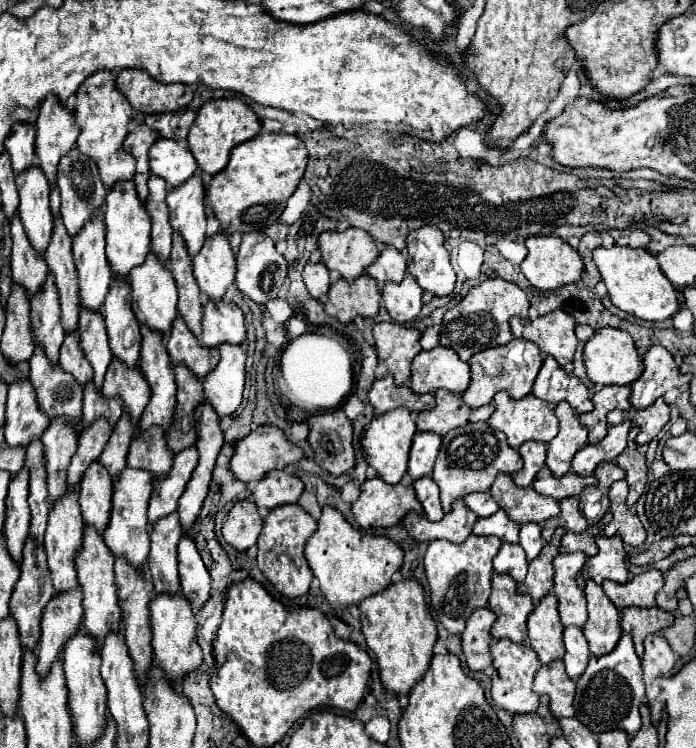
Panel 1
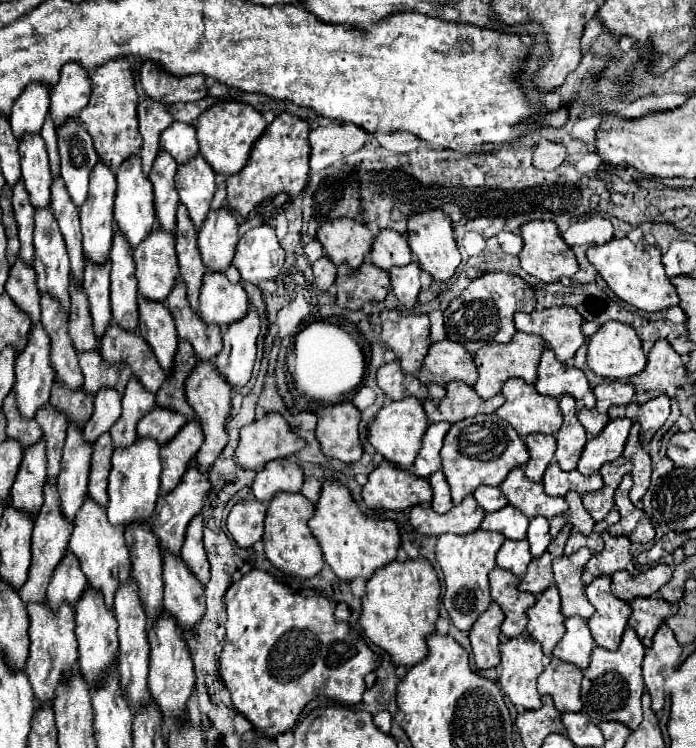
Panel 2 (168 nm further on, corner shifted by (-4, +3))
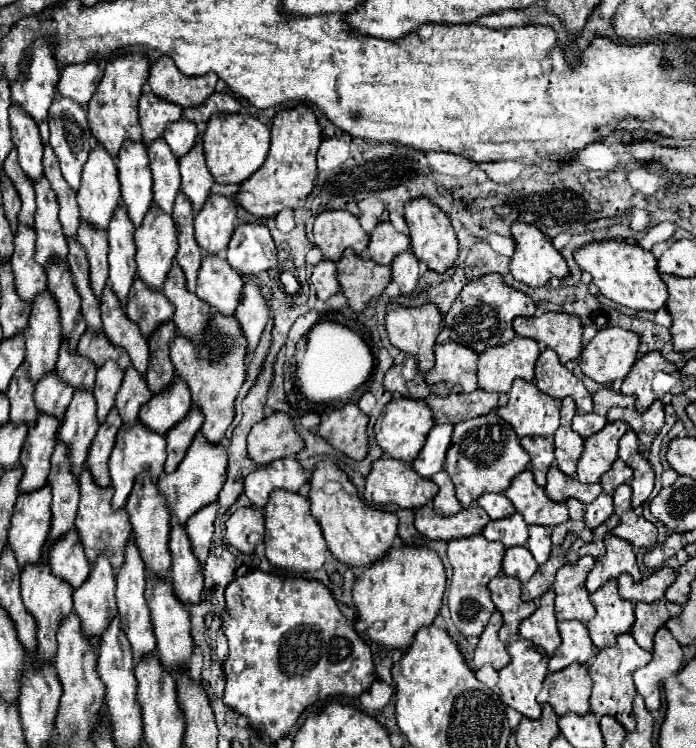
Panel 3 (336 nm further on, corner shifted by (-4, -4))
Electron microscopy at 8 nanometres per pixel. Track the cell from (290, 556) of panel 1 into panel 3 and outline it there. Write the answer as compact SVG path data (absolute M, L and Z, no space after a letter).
M274 490L270 500L264 508L266 520L266 558L272 566L288 570L288 572L312 572L322 568L326 558L326 540L322 536L320 524L310 514L308 498L300 496L298 492L288 490Z

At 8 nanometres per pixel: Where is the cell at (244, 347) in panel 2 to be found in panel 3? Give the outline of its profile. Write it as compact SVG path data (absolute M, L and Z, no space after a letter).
M250 280L242 288L242 302L238 302L238 308L234 312L238 318L244 336L248 340L248 354L254 352L258 346L260 334L268 322L268 304L260 292L260 288Z

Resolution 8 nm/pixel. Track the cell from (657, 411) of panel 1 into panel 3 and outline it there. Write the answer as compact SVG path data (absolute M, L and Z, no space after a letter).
M656 400L646 412L636 412L634 408L612 408L608 412L608 420L622 420L638 434L640 452L648 450L656 434L664 426L664 408L662 402Z

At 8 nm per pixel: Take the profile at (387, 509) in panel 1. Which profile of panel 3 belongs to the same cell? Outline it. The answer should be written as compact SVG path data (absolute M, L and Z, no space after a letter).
M378 458L372 464L372 472L366 478L366 490L364 498L368 504L382 506L382 504L398 504L400 508L420 508L426 506L438 492L438 486L432 480L426 480L418 476L412 470L412 464L404 460L394 460L394 458Z

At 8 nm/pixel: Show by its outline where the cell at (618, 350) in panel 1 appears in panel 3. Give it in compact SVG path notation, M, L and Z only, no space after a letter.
M620 326L600 330L580 354L580 370L600 384L622 380L638 358L640 338Z

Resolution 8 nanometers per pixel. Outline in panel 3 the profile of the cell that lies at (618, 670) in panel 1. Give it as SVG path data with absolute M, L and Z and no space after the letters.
M620 634L616 646L602 648L590 666L590 676L594 680L594 690L590 696L590 710L598 716L612 716L616 718L628 732L636 728L636 718L632 712L632 700L636 696L636 686L632 682L632 672L640 666L646 666L646 662L652 658L650 652L642 650L632 634Z

